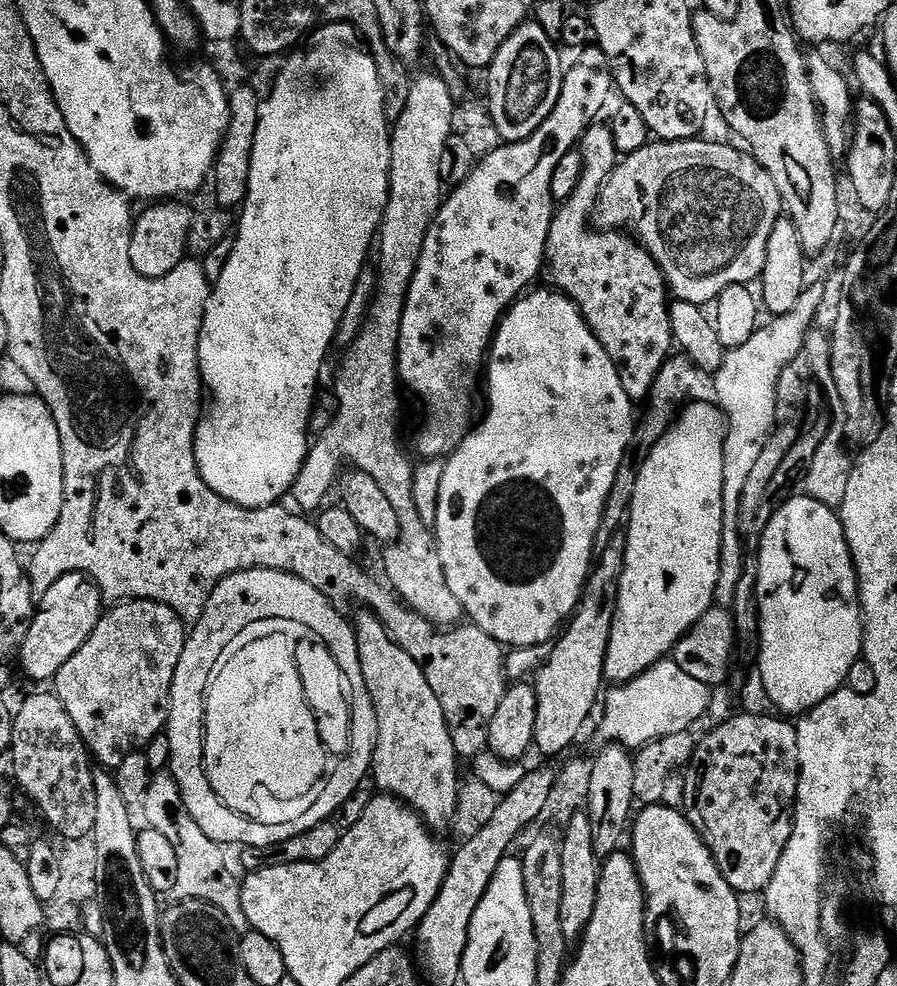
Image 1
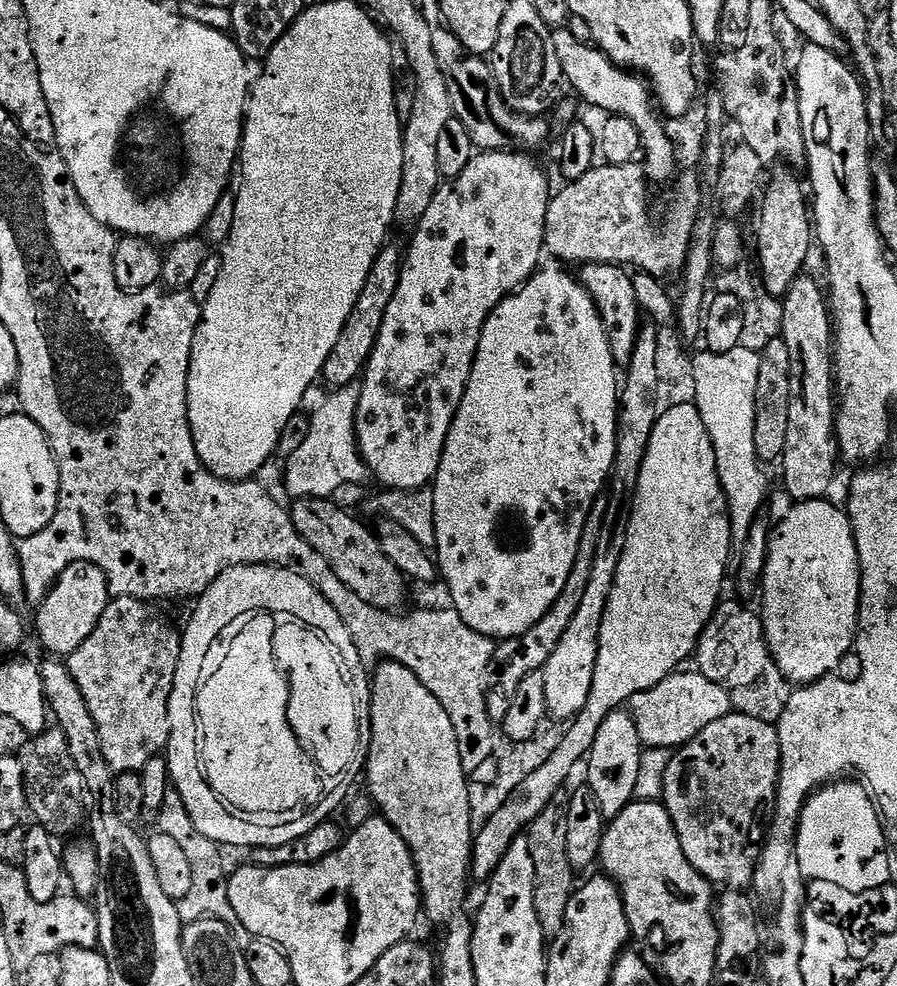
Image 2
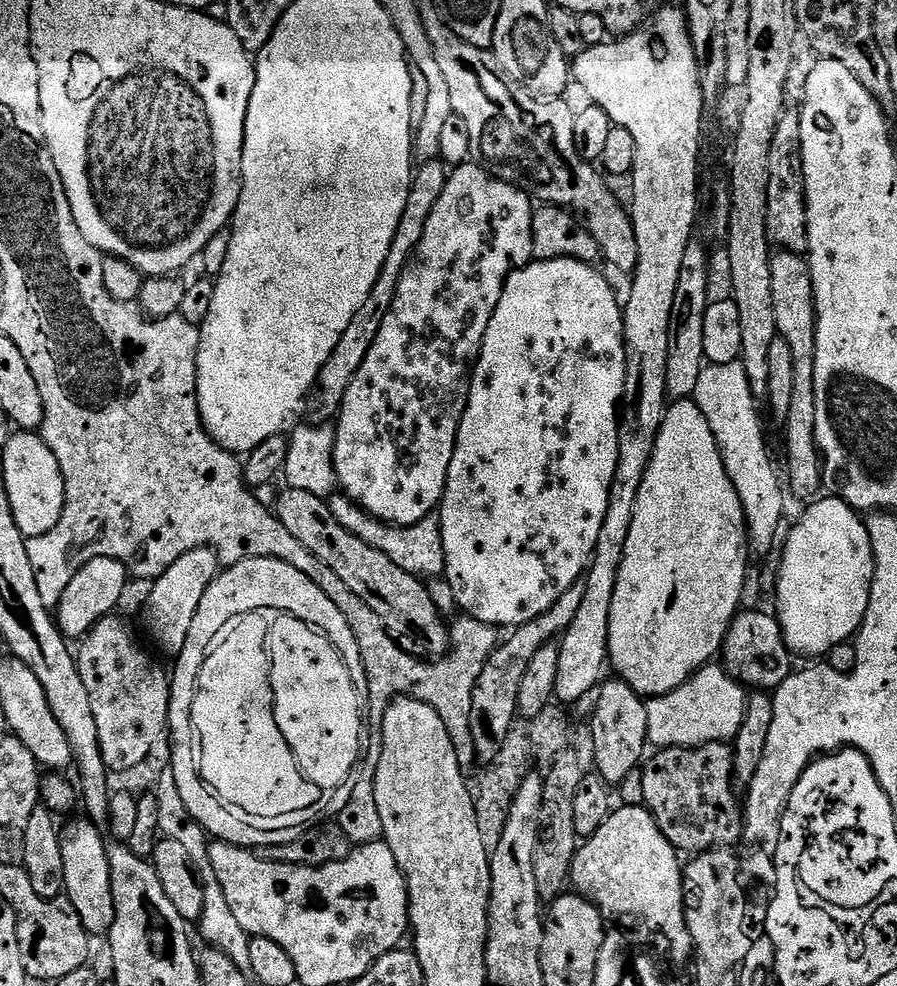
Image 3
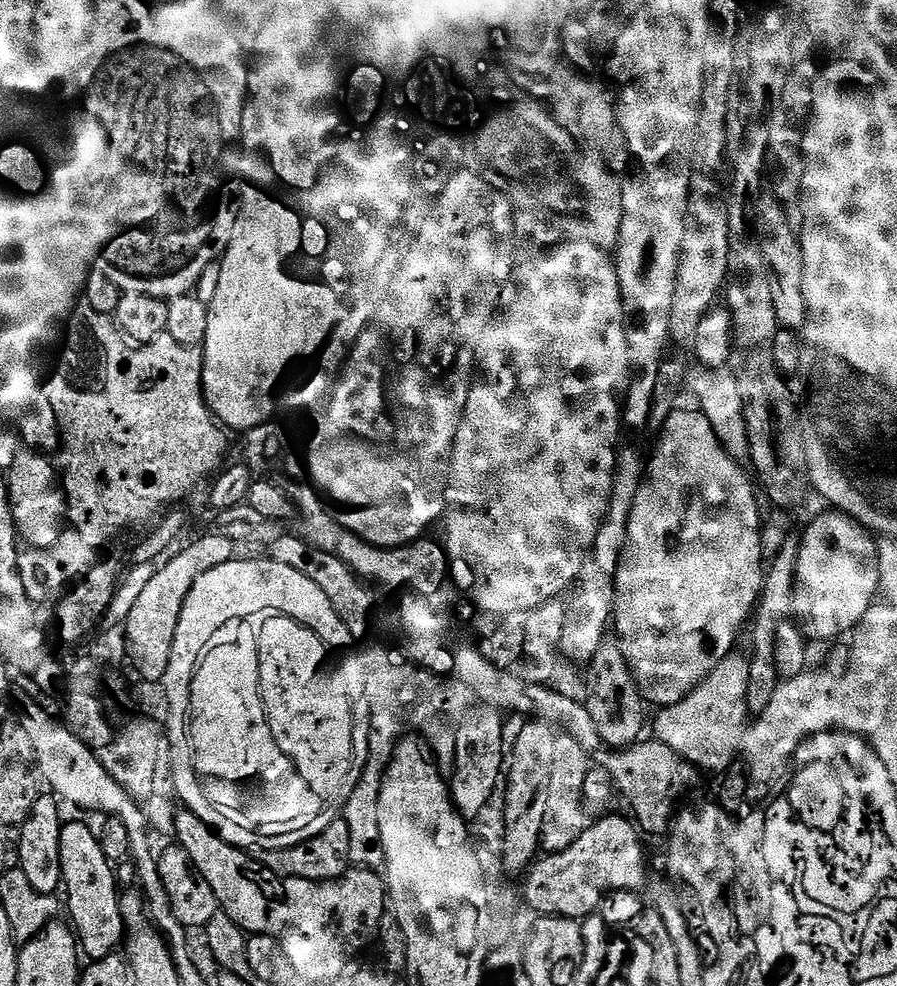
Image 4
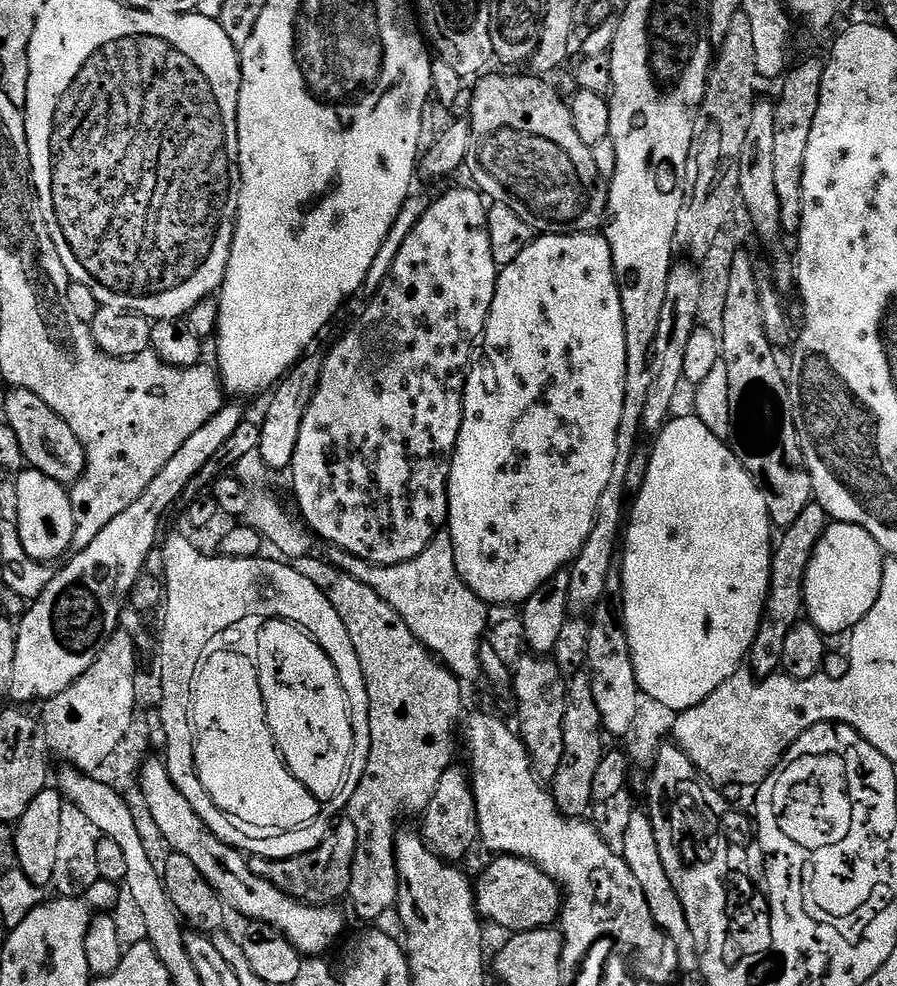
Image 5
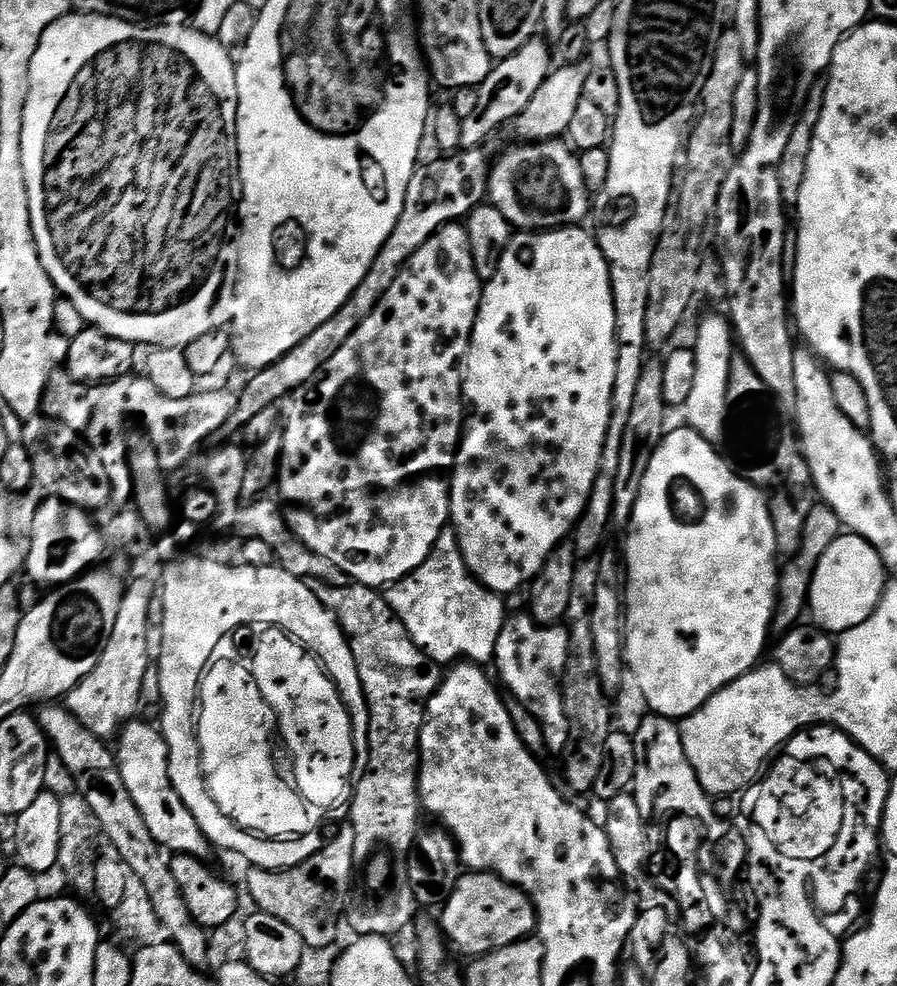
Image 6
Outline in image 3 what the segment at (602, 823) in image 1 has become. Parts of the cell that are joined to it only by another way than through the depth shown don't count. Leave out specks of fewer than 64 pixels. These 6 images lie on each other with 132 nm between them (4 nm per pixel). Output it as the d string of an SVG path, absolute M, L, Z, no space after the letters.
M605 679L597 710L590 717L592 724L592 756L596 759L595 771L609 786L619 786L631 771L639 769L649 747L646 730L647 703L624 680Z

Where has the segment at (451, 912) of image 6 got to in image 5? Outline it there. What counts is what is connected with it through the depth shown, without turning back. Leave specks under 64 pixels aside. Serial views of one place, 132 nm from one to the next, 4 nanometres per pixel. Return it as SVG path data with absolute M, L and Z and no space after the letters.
M497 855L478 876L474 891L476 911L487 923L489 920L490 923L505 928L505 933L508 934L555 925L562 907L559 884L529 860L519 860L516 856Z

